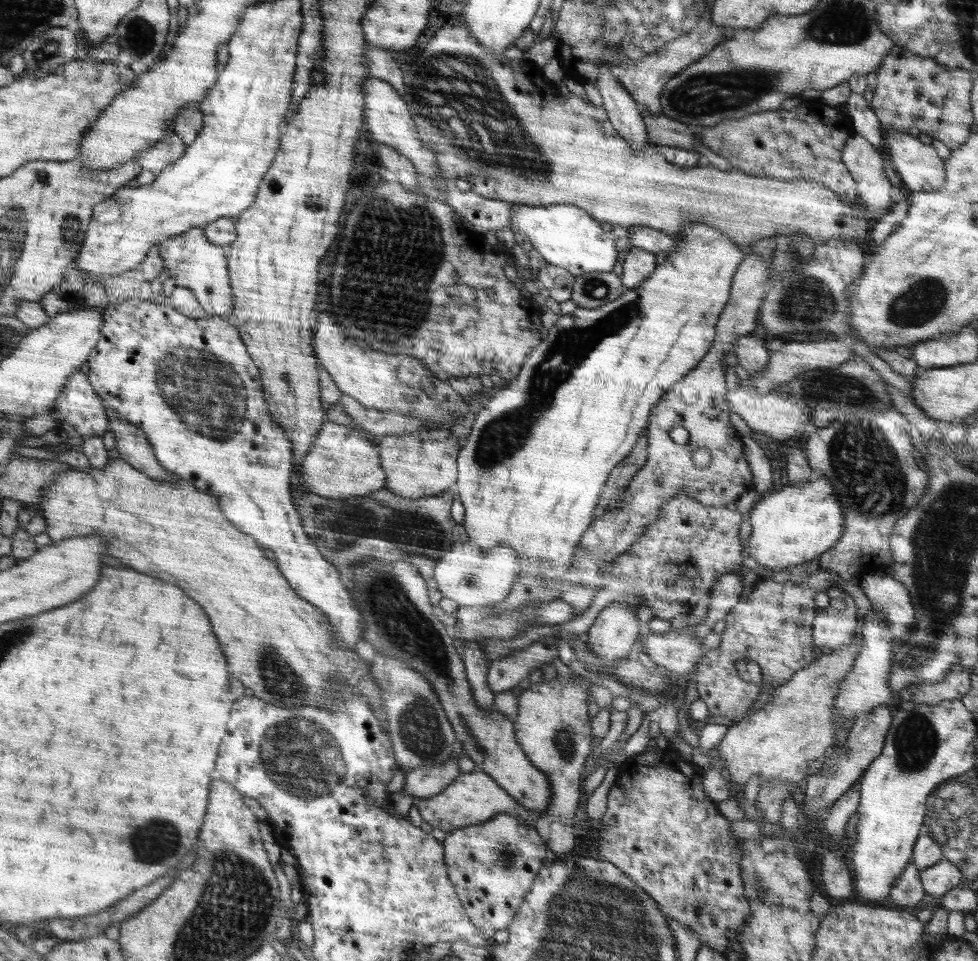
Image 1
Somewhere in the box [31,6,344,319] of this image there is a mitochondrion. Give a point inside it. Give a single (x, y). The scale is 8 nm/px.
(138, 34)

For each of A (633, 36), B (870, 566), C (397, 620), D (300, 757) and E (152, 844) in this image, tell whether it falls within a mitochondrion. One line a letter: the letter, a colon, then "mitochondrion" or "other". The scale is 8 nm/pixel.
A: mitochondrion
B: other
C: mitochondrion
D: mitochondrion
E: mitochondrion

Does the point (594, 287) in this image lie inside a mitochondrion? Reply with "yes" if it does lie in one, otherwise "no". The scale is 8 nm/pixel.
yes

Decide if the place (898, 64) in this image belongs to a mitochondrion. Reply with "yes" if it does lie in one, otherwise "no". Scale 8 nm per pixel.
no

